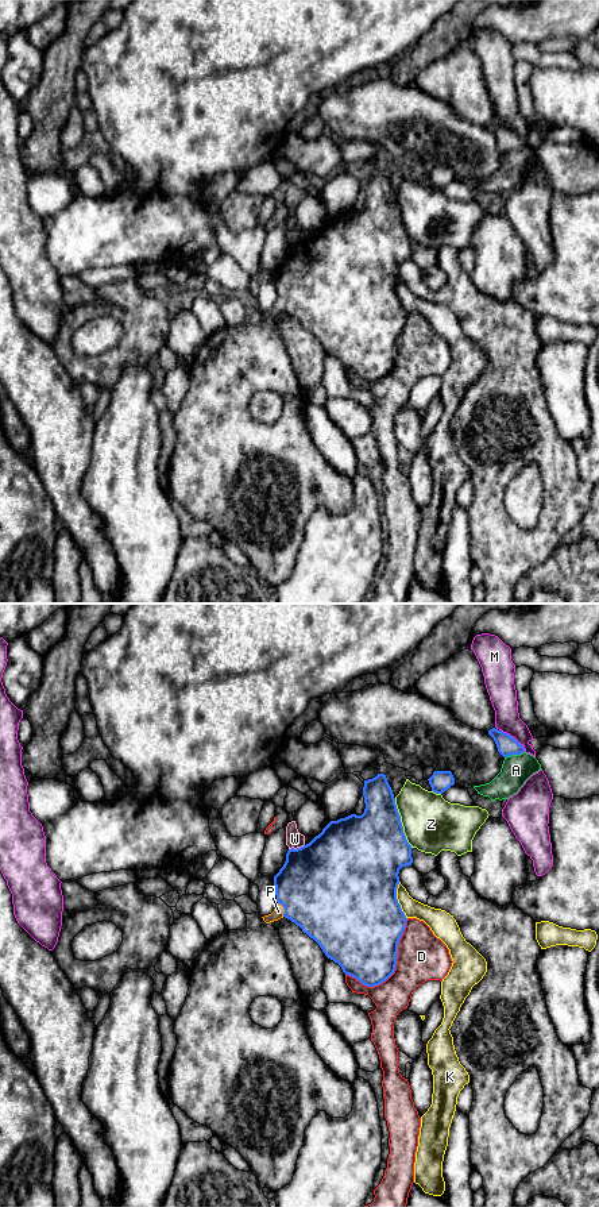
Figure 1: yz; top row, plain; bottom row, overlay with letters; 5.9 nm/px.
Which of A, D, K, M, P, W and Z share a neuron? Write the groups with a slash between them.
A / D / K / M / P / W / Z

